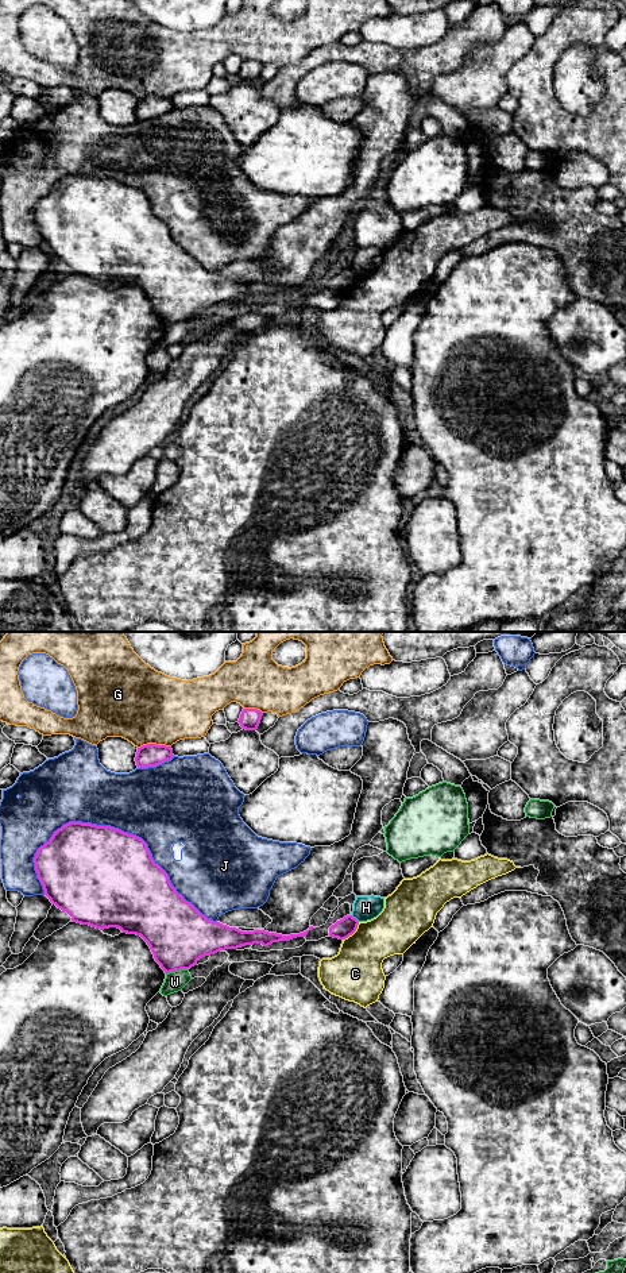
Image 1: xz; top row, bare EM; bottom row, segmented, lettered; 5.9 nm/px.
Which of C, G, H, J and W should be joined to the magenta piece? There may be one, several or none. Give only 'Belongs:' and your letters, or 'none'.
Belongs: none

